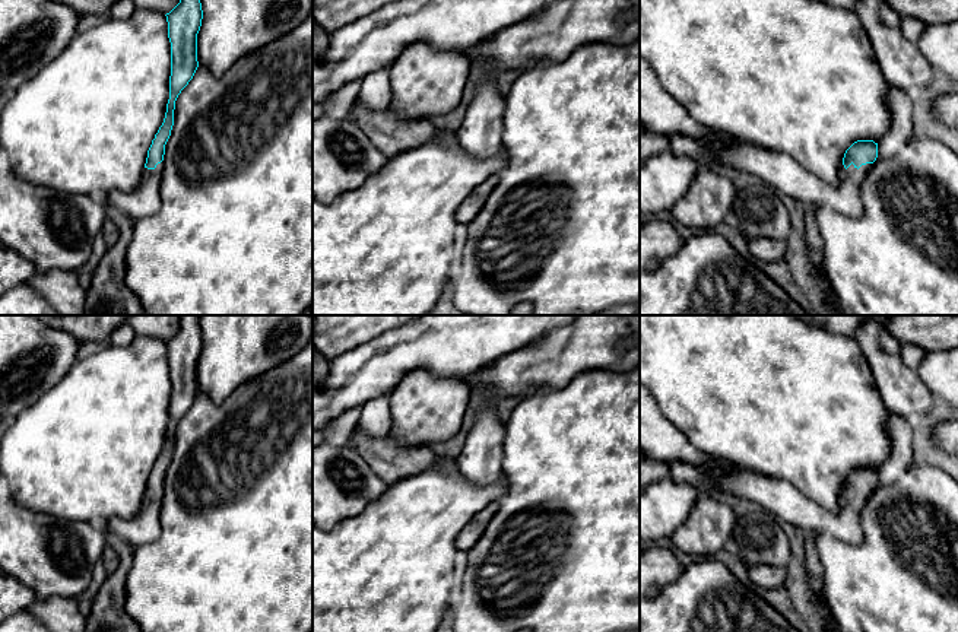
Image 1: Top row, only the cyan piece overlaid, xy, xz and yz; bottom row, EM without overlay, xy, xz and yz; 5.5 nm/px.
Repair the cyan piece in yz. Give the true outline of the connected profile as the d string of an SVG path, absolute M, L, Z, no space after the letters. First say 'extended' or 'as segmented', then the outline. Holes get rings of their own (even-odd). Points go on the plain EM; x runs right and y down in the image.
extended; M640 457L640 489L662 479L685 482L707 493L727 493L749 499L780 521L805 533L824 531L847 544L860 544L862 509L878 485L878 470L857 467L844 480L837 512L824 509L803 496L793 485L736 467L718 479L711 479L701 466L682 461L659 461Z

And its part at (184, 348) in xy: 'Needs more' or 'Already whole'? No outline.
Needs more

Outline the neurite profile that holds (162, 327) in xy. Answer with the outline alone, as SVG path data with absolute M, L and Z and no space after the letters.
M127 315L137 336L169 340L180 330L180 315Z

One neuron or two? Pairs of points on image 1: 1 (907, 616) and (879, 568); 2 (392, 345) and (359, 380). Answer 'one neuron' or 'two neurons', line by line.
1: one neuron
2: one neuron

